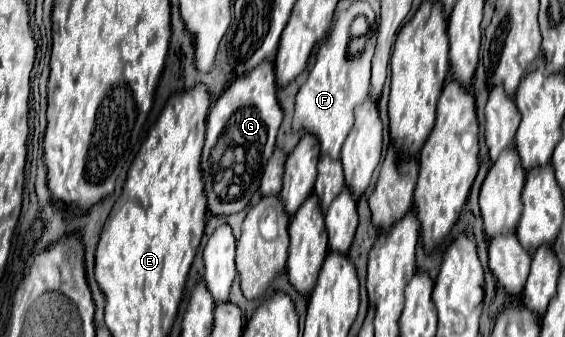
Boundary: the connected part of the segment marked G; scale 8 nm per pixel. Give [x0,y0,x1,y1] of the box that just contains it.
[201,61,283,215]

